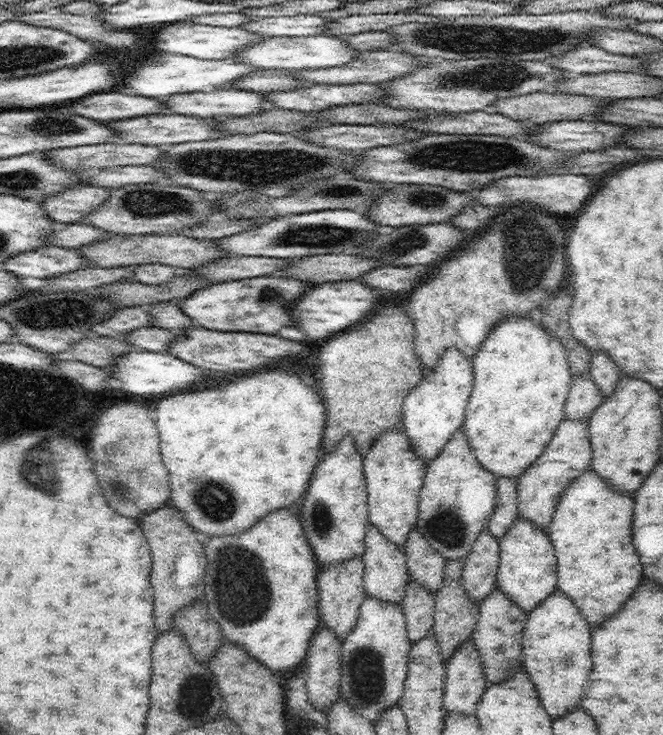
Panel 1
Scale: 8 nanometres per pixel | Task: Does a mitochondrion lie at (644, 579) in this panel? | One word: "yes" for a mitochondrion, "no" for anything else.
no

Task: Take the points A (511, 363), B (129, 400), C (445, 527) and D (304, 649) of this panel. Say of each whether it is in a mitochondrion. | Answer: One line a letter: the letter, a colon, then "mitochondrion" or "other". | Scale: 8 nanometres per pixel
A: other
B: other
C: mitochondrion
D: other

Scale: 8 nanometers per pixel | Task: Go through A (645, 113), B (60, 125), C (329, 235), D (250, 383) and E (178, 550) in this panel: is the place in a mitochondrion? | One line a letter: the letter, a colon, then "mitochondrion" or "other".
A: mitochondrion
B: mitochondrion
C: mitochondrion
D: other
E: other

